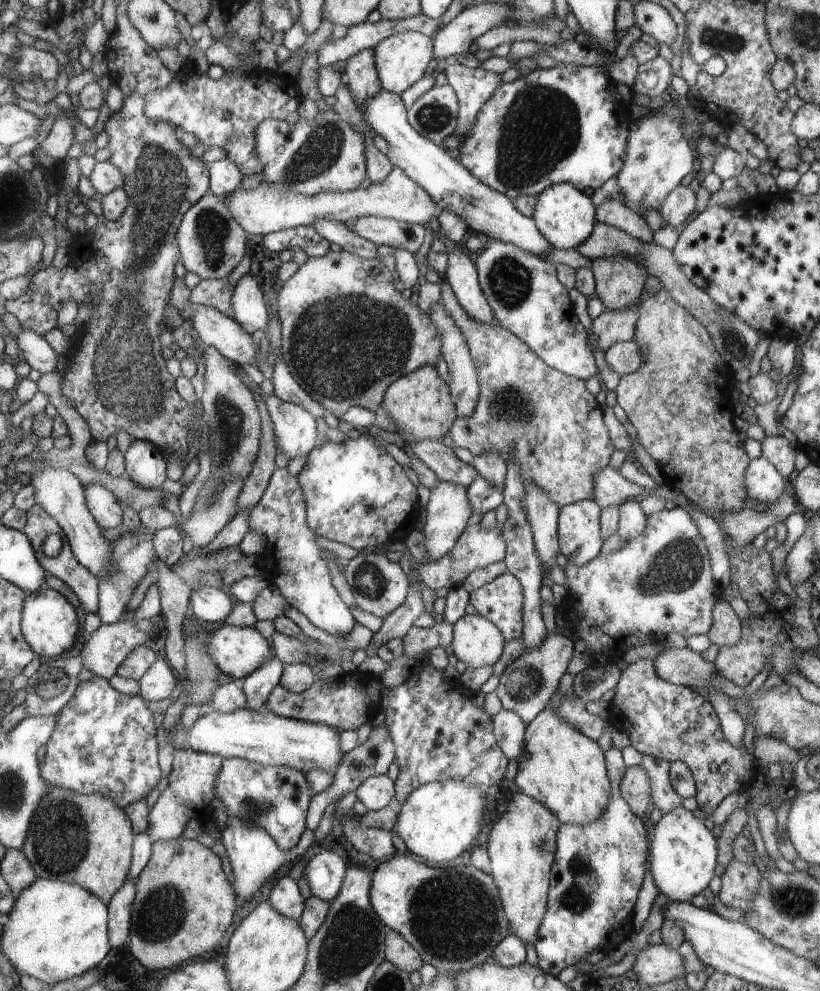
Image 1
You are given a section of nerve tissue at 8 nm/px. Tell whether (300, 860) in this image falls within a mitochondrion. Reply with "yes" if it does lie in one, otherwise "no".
no

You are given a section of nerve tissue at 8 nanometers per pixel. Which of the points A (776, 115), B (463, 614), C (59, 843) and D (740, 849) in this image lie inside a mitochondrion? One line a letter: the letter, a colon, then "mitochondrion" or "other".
A: other
B: other
C: mitochondrion
D: other

